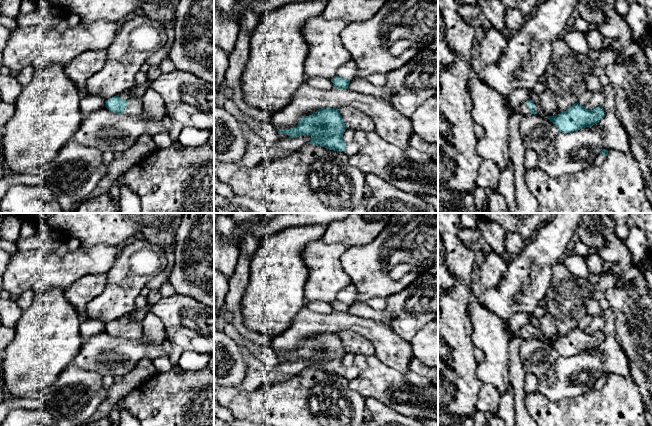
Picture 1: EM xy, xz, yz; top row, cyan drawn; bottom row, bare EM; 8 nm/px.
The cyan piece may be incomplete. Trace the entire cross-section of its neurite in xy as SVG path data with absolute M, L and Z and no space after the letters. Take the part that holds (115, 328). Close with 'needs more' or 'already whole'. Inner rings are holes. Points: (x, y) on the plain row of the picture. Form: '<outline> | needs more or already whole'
M119 319L114 320L105 325L105 331L117 338L138 339L143 333L144 327L142 323L130 323L129 325L122 324Z | needs more

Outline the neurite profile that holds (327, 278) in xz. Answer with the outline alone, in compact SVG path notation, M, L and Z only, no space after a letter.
M321 239L306 245L302 254L308 269L304 286L306 299L332 304L337 301L337 295L352 284L340 261L346 250L342 244L326 244Z

